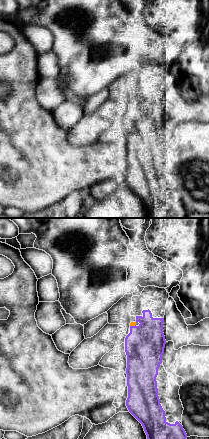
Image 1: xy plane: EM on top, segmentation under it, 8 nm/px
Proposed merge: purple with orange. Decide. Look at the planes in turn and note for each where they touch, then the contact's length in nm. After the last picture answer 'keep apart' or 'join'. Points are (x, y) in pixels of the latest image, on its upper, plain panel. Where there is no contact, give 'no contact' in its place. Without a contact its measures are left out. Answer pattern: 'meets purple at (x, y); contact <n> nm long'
meets purple at (132, 102); contact 50 nm long

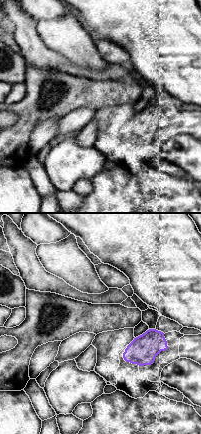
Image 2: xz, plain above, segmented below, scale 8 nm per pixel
no contact

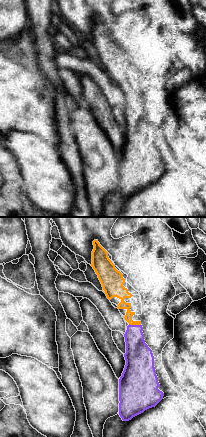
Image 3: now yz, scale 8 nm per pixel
meets purple at (135, 101); contact 100 nm long

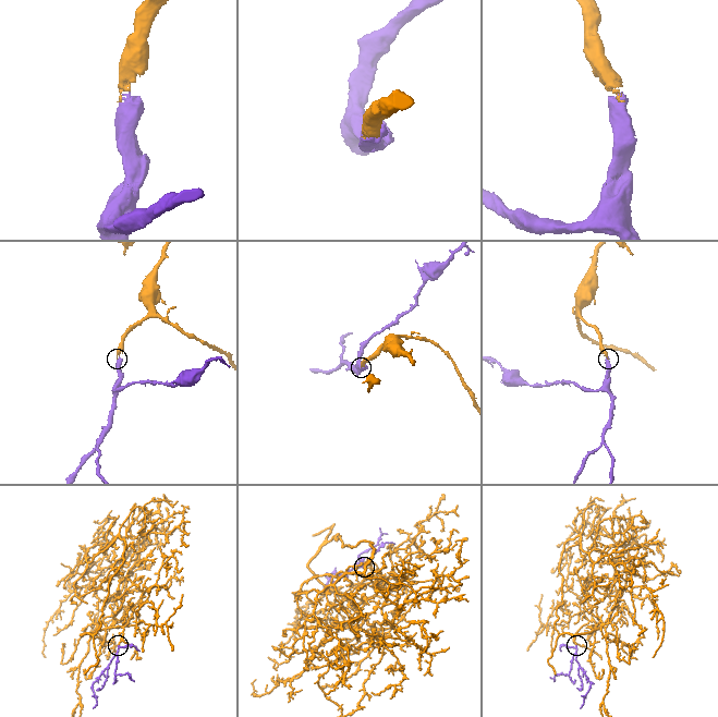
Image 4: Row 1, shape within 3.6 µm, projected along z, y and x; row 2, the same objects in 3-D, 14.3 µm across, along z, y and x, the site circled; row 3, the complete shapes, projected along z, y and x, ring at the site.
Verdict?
join

